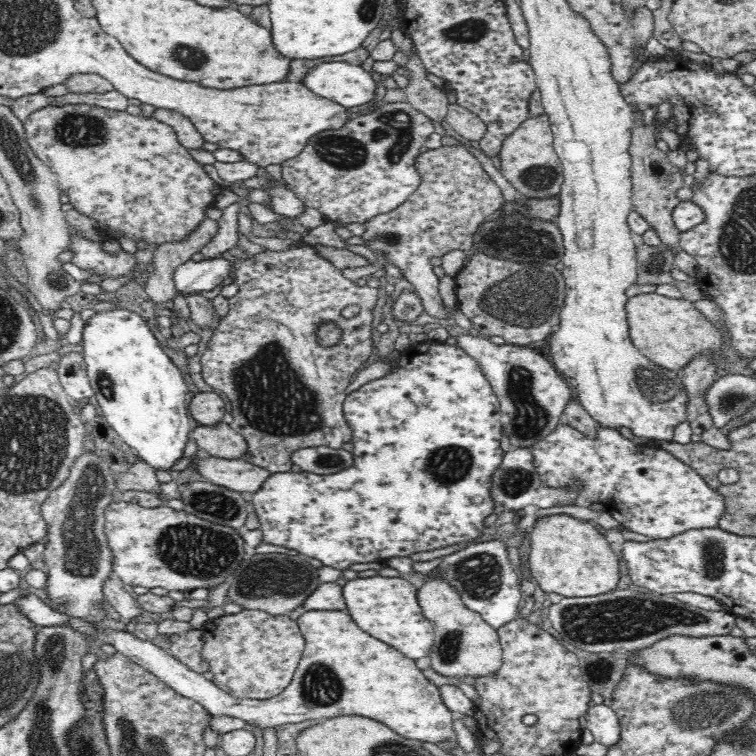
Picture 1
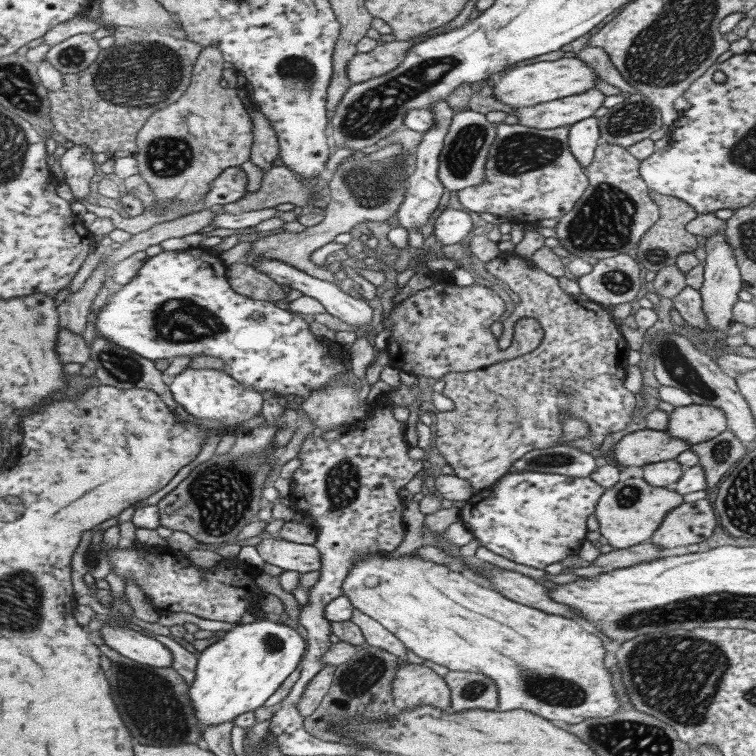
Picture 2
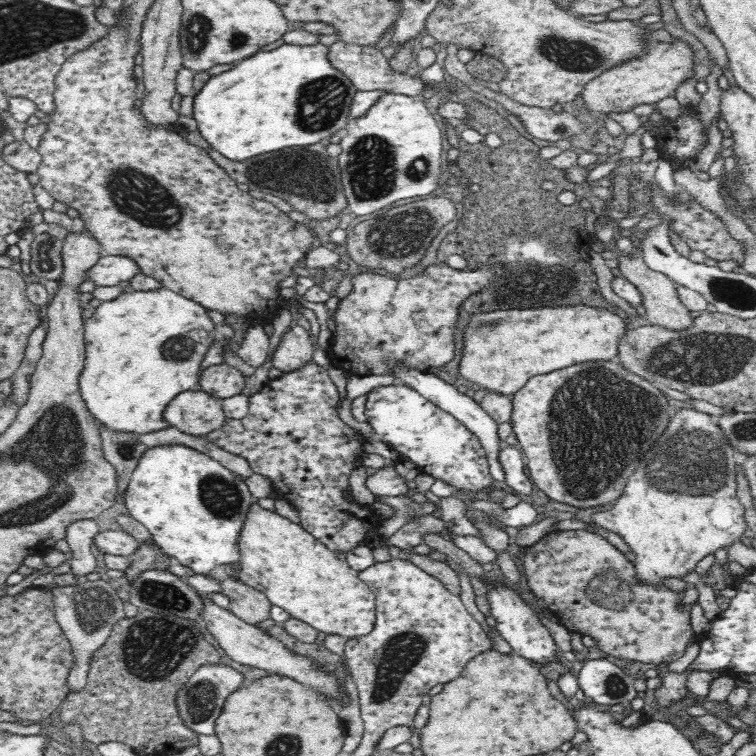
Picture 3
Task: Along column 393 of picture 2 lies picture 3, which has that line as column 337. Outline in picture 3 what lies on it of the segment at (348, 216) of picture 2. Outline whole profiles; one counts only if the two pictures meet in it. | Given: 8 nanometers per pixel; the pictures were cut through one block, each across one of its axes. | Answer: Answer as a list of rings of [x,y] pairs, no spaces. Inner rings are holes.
[[[320,142],[310,146],[282,148],[280,152],[270,152],[256,156],[252,160],[230,160],[217,150],[208,151],[208,156],[220,165],[230,178],[246,184],[249,190],[260,190],[286,200],[293,210],[304,212],[308,220],[324,220],[345,212],[348,206],[337,158],[328,155],[326,146]]]

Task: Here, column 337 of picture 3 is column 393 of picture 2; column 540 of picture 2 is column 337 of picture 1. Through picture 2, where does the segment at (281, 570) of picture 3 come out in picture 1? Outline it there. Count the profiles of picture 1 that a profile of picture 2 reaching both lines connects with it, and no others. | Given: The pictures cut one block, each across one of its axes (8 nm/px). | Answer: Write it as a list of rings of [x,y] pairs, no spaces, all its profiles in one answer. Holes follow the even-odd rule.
[[[29,593],[27,596],[16,599],[13,604],[38,627],[67,624],[85,636],[89,636],[90,639],[96,638],[106,644],[112,644],[118,652],[127,656],[132,662],[138,663],[142,668],[155,674],[166,686],[174,689],[178,694],[200,703],[214,717],[224,715],[238,717],[246,721],[248,727],[257,724],[263,731],[268,727],[276,728],[288,723],[298,724],[304,720],[319,722],[326,718],[334,718],[334,716],[354,716],[356,714],[356,716],[368,716],[372,720],[378,720],[400,736],[410,740],[432,742],[432,744],[439,745],[444,745],[446,742],[457,743],[456,732],[452,728],[452,721],[456,715],[442,702],[439,687],[426,678],[415,660],[406,658],[399,650],[364,632],[352,620],[352,617],[341,609],[308,610],[297,618],[297,625],[305,638],[305,648],[298,668],[295,670],[290,684],[278,696],[266,700],[256,700],[232,696],[203,675],[190,670],[176,657],[170,655],[166,649],[160,648],[152,641],[138,639],[128,631],[116,631],[110,628],[100,630],[94,623],[59,613],[48,606],[48,602],[40,599],[39,593]]]

